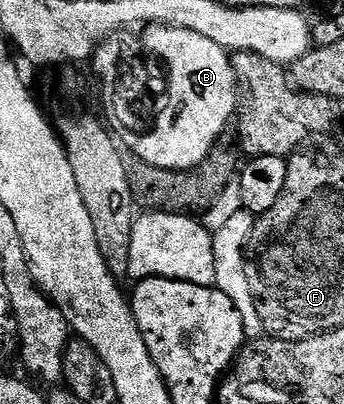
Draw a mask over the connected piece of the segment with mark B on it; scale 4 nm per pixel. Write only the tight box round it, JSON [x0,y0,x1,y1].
[131,24,237,170]

